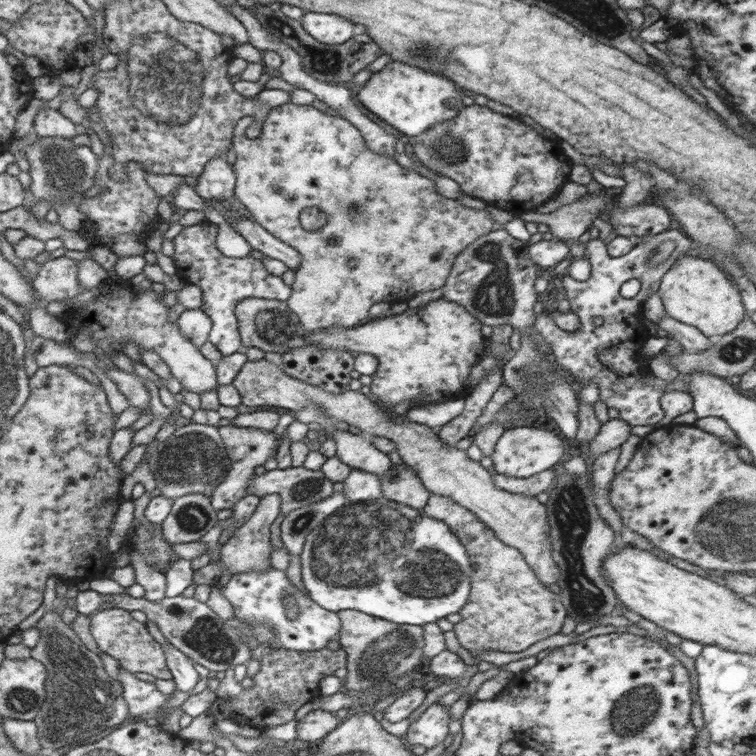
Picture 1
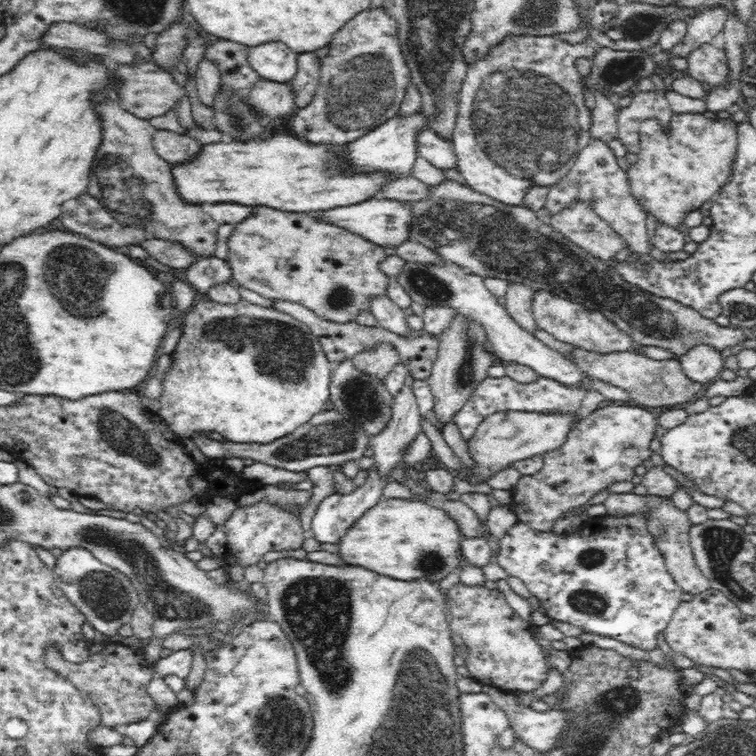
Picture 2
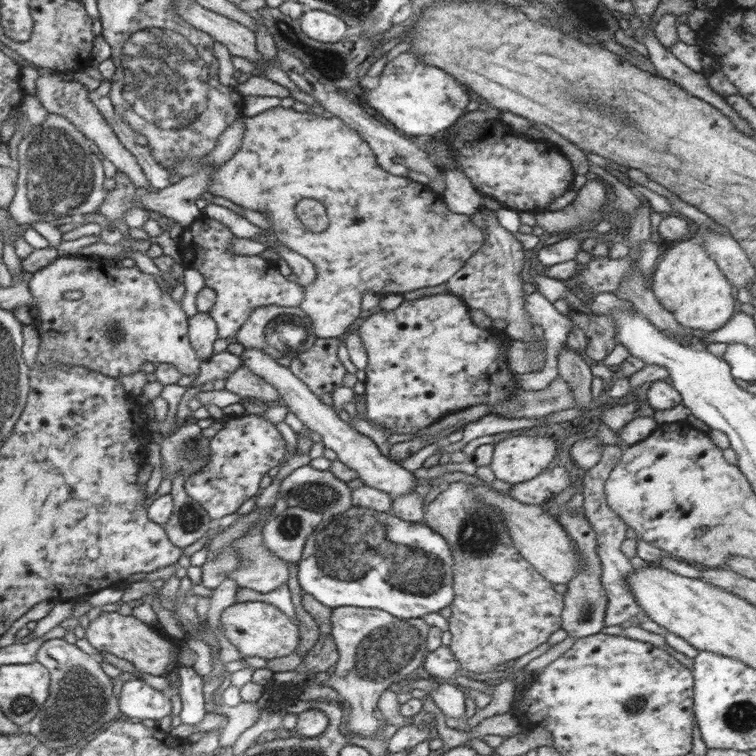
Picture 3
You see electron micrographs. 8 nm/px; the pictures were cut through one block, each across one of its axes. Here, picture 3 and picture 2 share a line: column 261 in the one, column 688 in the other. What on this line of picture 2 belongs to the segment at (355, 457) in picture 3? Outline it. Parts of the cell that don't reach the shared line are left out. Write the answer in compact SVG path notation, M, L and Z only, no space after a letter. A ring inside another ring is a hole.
M708 344L694 346L681 356L682 371L692 381L707 385L725 368L725 356Z

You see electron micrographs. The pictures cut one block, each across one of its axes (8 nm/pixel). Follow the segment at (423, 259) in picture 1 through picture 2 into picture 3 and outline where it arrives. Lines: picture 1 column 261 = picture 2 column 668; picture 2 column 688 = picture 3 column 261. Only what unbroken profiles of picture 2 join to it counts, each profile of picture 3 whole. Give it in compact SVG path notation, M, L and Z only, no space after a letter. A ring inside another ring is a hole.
M281 106L272 107L261 112L256 116L243 118L244 122L244 139L240 149L235 152L235 155L227 160L223 165L213 170L209 176L208 191L212 195L216 195L226 200L232 201L234 204L242 207L242 209L250 209L254 212L260 212L268 216L271 222L271 228L278 237L280 242L283 242L286 247L298 254L305 256L316 267L317 277L311 284L304 286L305 293L300 303L300 307L307 315L309 321L309 331L313 332L318 338L338 338L341 334L348 331L352 326L360 322L358 314L360 314L360 303L362 294L366 292L374 292L377 294L404 294L404 291L418 290L418 288L426 288L427 286L438 286L442 282L446 282L451 276L454 276L485 242L484 234L480 227L476 227L474 223L470 223L470 216L451 213L448 206L444 204L442 194L432 191L428 185L424 185L413 181L408 176L396 176L388 173L383 169L376 160L373 150L362 140L362 136L352 130L348 124L345 124L339 117L331 115L315 115L306 112L296 112L293 108L282 108ZM313 199L320 202L327 211L329 216L328 228L325 228L319 233L312 232L306 228L305 224L295 214L295 207L300 200ZM334 250L368 250L368 252L334 252Z

